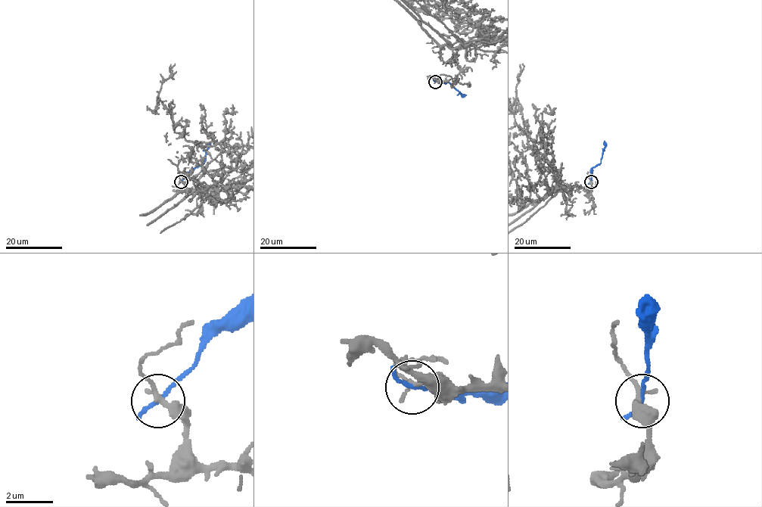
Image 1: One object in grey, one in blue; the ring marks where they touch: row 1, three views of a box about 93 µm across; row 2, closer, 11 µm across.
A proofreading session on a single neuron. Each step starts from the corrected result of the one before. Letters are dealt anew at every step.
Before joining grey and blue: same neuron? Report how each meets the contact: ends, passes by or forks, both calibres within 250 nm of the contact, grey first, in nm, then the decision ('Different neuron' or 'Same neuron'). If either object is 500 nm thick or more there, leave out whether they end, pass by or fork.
At the ring grey passes by. At the ring blue passes by. Thickness 240 nm (grey) against 140 nm. Different neuron

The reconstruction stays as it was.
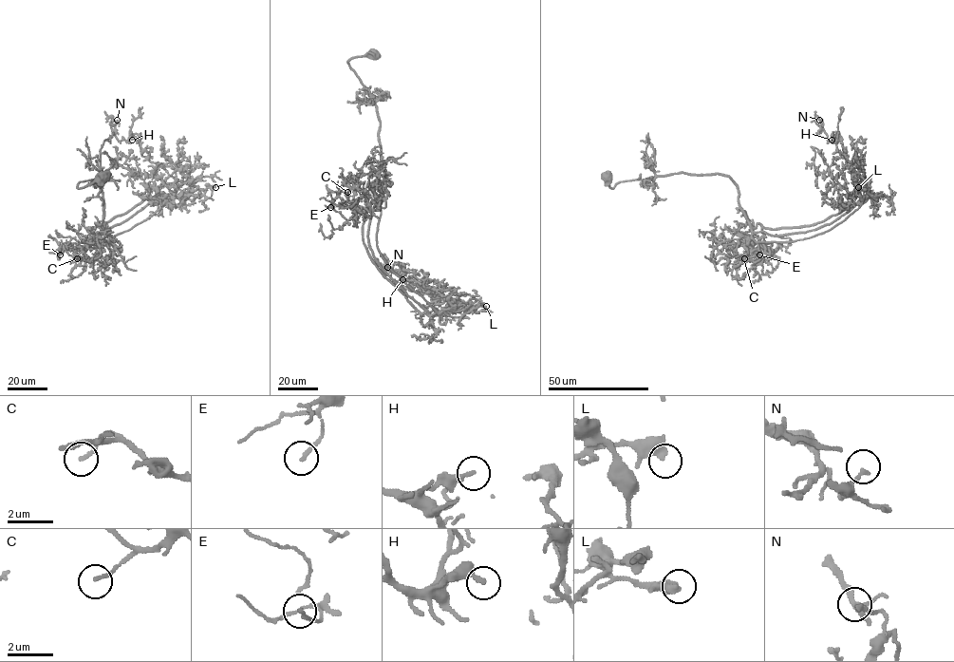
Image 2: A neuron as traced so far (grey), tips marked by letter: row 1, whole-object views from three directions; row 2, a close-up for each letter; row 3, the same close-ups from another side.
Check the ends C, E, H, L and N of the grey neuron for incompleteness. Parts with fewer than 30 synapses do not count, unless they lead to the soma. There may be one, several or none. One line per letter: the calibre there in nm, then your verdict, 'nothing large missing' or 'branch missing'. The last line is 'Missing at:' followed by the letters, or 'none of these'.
C: 160 nm | nothing large missing
E: 160 nm | nothing large missing
H: 200 nm | nothing large missing
L: 320 nm | nothing large missing
N: 170 nm | nothing large missing
Missing at: none of these

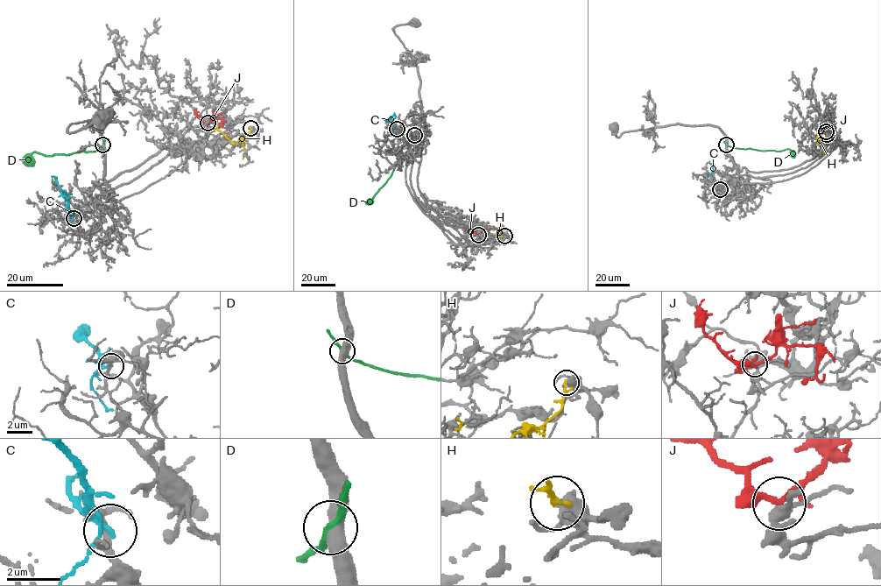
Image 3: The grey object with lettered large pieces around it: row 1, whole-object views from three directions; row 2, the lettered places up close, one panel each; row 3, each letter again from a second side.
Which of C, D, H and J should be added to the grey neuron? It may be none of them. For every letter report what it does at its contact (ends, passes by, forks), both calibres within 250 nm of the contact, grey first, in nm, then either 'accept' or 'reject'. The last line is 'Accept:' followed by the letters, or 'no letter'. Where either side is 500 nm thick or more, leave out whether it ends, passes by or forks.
C: it passes by | 180/170 nm | reject
D: 500/200 nm | reject
H: it passes by | 440/140 nm | reject
J: it passes by | 220/220 nm | accept
Accept: J

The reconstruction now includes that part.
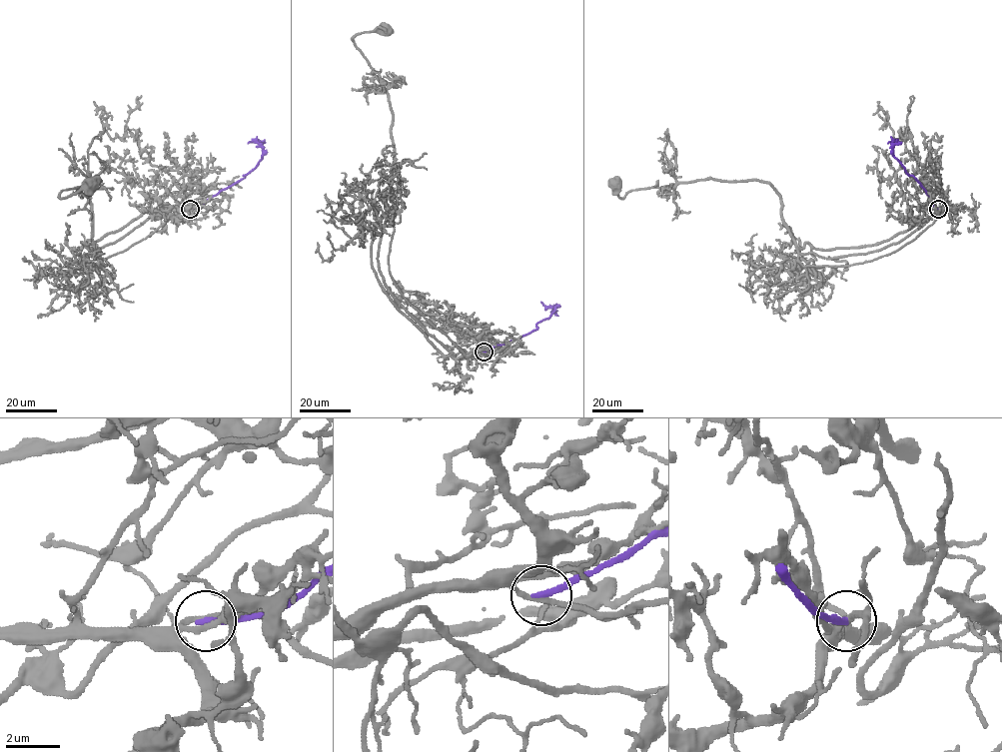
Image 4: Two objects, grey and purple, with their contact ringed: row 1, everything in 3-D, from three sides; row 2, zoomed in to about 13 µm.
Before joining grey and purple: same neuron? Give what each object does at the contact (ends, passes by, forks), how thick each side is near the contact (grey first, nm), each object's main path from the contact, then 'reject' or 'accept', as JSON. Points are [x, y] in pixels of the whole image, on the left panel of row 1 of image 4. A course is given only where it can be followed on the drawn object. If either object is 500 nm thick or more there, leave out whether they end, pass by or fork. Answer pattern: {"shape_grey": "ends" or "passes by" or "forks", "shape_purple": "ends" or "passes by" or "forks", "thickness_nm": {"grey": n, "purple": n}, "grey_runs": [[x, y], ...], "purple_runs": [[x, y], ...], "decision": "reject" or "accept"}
{"shape_grey": "passes by", "shape_purple": "ends", "thickness_nm": {"grey": 190, "purple": 240}, "grey_runs": [[190, 208], [145, 212], [79, 250], [93, 246], [90, 192], [100, 180], [60, 193], [91, 184]], "purple_runs": [[190, 209], [237, 183], [256, 166], [263, 150], [253, 141], [248, 143]], "decision": "reject"}

